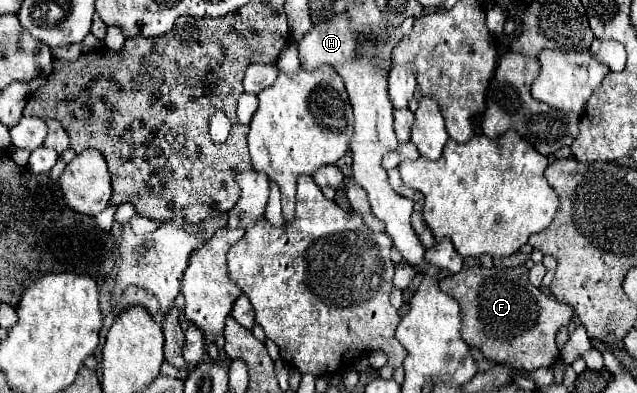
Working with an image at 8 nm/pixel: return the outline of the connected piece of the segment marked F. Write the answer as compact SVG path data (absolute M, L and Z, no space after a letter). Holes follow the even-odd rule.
M527 266L517 268L467 268L459 274L441 278L441 290L453 296L461 306L461 336L467 346L477 348L487 360L495 364L509 364L515 370L533 372L541 366L553 366L559 360L559 348L555 344L555 334L559 328L569 326L573 310L555 300L553 296L543 294L529 282ZM463 282L477 294L477 302L471 302L465 308L471 308L473 320L463 316Z

